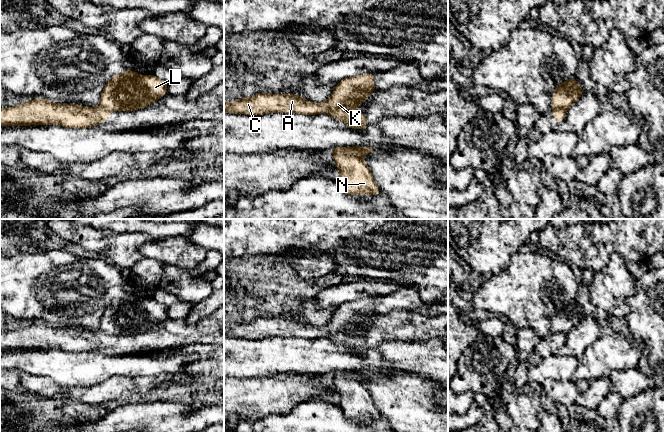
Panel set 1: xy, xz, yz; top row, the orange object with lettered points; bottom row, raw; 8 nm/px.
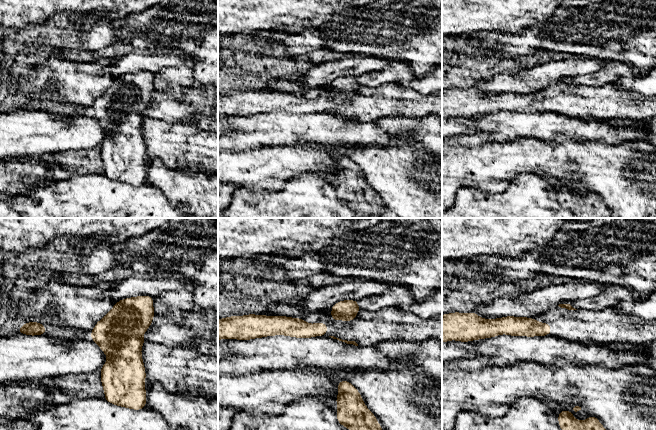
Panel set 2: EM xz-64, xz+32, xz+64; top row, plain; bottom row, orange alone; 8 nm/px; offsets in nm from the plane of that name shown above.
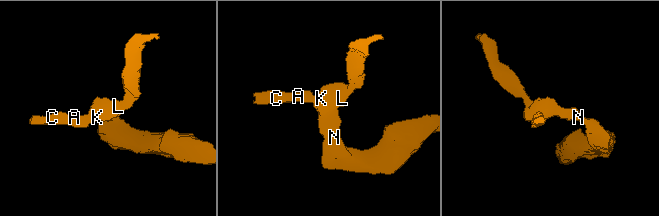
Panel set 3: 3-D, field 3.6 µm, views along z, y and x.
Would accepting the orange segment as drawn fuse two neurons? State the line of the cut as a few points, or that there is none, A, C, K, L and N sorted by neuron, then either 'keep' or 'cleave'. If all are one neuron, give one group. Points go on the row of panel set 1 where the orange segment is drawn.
cut in xz along (326, 101), (328, 104), (327, 112); A C / K L N; cleave

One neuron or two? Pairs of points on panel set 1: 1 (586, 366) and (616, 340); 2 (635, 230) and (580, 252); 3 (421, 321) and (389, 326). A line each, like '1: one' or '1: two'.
1: one
2: one
3: one

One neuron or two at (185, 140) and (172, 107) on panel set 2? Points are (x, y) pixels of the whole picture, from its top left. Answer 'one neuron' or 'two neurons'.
two neurons

